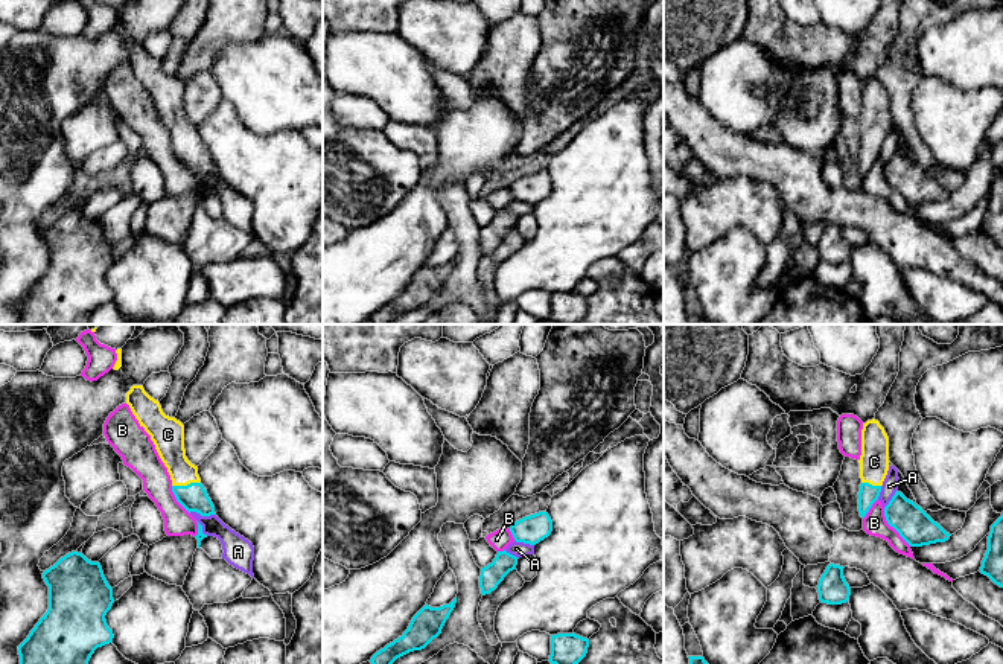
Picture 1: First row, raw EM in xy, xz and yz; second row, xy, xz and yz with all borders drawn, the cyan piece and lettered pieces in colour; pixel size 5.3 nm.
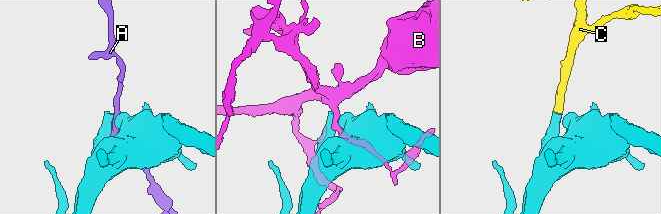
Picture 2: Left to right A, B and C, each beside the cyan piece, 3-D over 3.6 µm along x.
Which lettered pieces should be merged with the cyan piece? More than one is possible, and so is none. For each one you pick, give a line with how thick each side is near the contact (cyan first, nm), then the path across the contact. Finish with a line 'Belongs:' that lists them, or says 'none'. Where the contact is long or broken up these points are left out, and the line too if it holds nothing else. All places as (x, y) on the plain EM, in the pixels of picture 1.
C: 150/160 nm | across xy (194, 156), (187, 143), (174, 118), (169, 101)
Belongs: C

